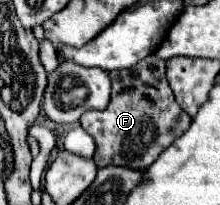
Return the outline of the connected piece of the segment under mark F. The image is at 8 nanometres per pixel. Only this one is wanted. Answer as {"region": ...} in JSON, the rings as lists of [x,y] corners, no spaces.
{"region":[[[147,56],[133,68],[109,72],[113,92],[105,110],[89,110],[81,116],[81,126],[95,138],[97,168],[107,164],[127,166],[133,170],[145,170],[157,156],[181,136],[189,124],[189,114],[175,102],[175,96],[165,78],[165,60],[159,56]]]}

